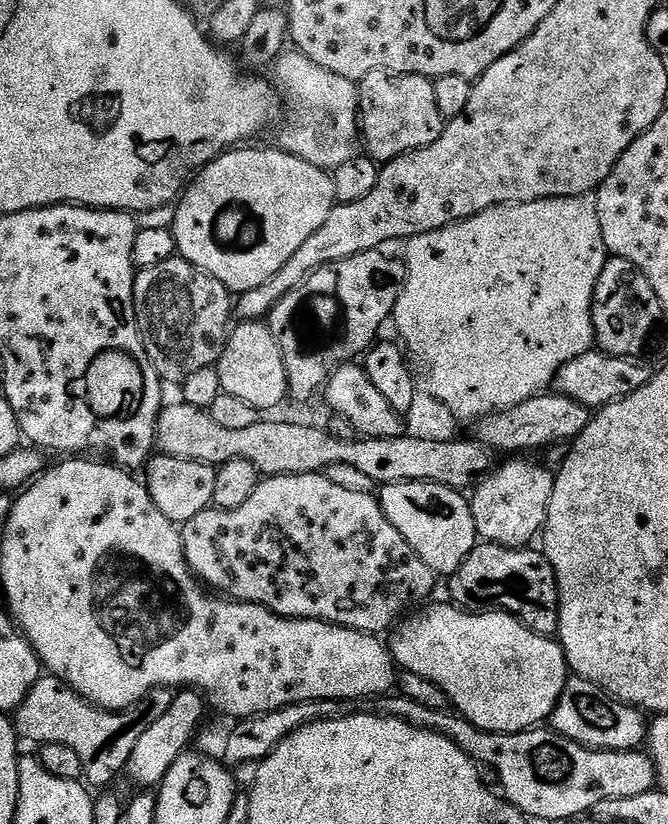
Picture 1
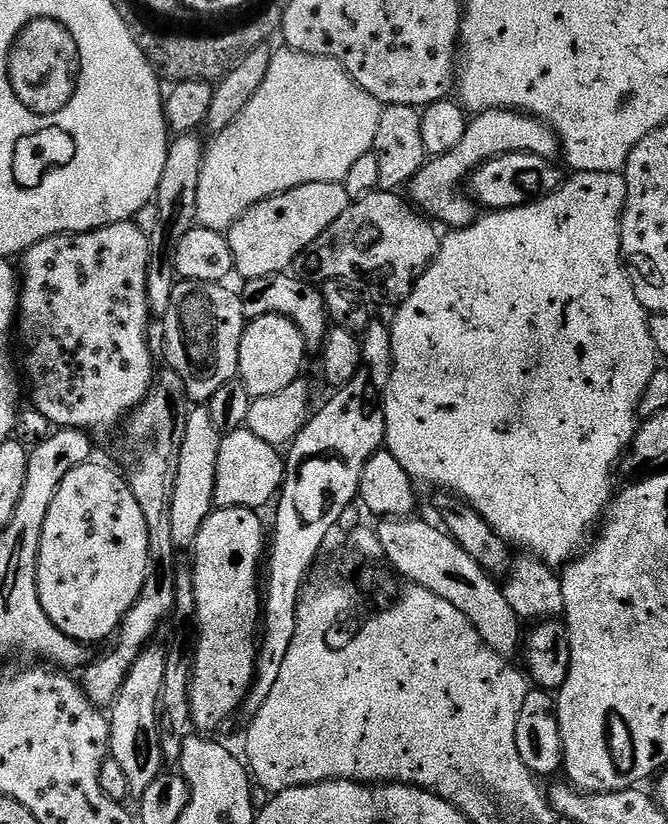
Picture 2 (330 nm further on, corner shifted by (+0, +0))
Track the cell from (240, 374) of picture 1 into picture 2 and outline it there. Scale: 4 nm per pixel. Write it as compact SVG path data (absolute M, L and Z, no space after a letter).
M259 316L256 320L248 320L244 326L244 333L240 339L238 350L238 366L240 371L238 379L243 384L248 395L255 398L266 394L275 394L278 390L286 390L290 382L301 379L304 368L304 352L306 345L298 326L290 322L285 316Z

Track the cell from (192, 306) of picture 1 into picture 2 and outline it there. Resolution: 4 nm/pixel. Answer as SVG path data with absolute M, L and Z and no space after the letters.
M180 280L174 294L170 298L170 306L162 318L164 324L164 356L168 359L167 367L177 372L184 383L185 397L193 405L204 406L222 386L231 380L237 379L240 367L238 366L238 350L240 339L244 333L246 317L242 310L242 302L235 291L228 289L227 283L203 284L197 280Z

